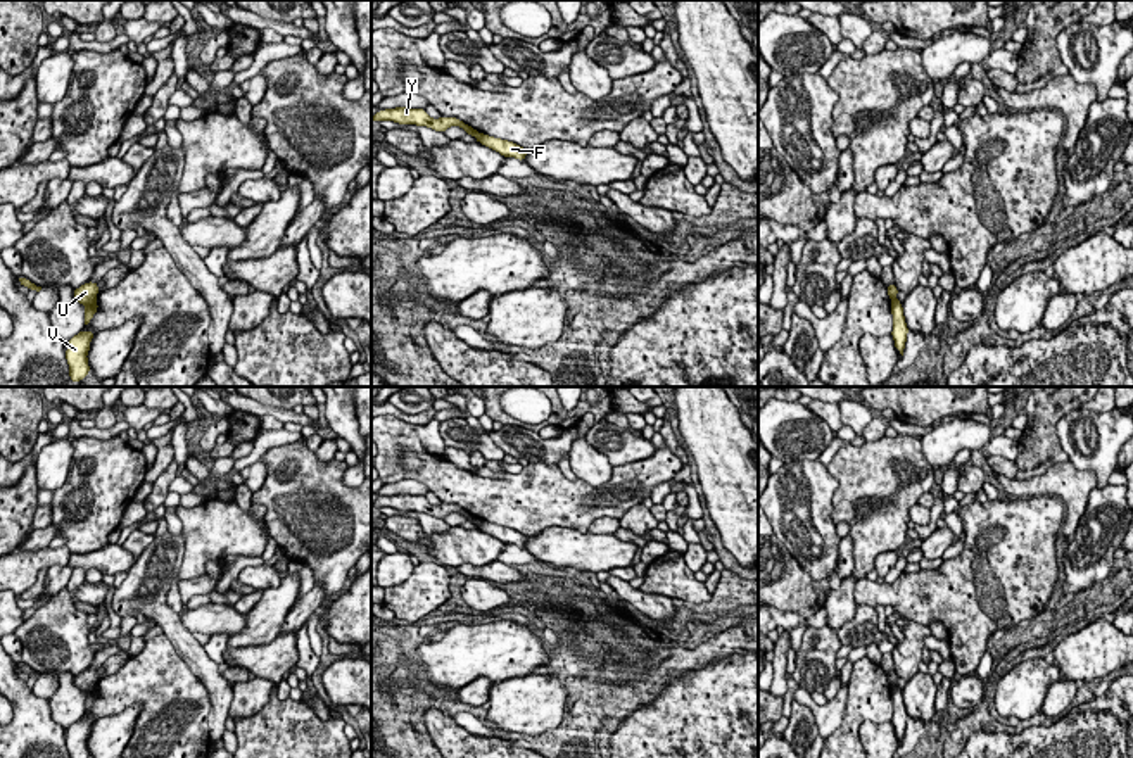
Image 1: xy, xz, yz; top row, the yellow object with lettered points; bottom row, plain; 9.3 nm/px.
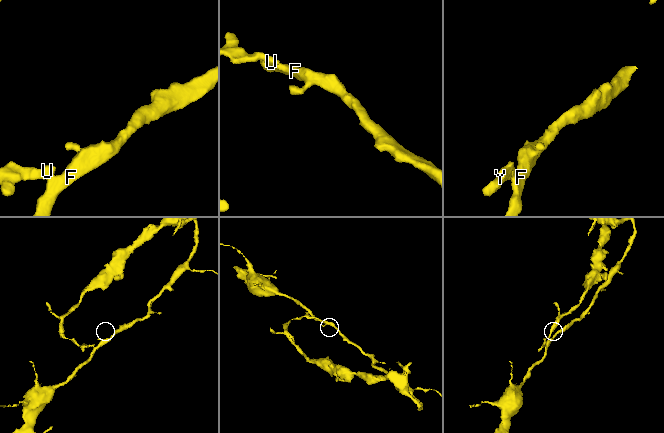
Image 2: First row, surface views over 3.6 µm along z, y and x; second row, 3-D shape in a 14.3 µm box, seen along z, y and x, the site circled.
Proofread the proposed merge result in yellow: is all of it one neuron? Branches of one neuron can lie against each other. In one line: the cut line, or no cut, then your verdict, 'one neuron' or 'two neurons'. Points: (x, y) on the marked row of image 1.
xy (95, 301), (85, 306) | two neurons

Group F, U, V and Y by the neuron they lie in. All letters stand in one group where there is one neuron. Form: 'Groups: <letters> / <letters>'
Groups: F V / U Y

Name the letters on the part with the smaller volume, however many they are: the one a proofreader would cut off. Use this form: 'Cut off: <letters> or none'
Cut off: U, Y

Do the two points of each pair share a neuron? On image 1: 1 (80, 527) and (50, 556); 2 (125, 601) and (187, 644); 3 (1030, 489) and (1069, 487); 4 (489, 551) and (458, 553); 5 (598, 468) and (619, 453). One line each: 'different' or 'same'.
1: different
2: same
3: same
4: same
5: different

